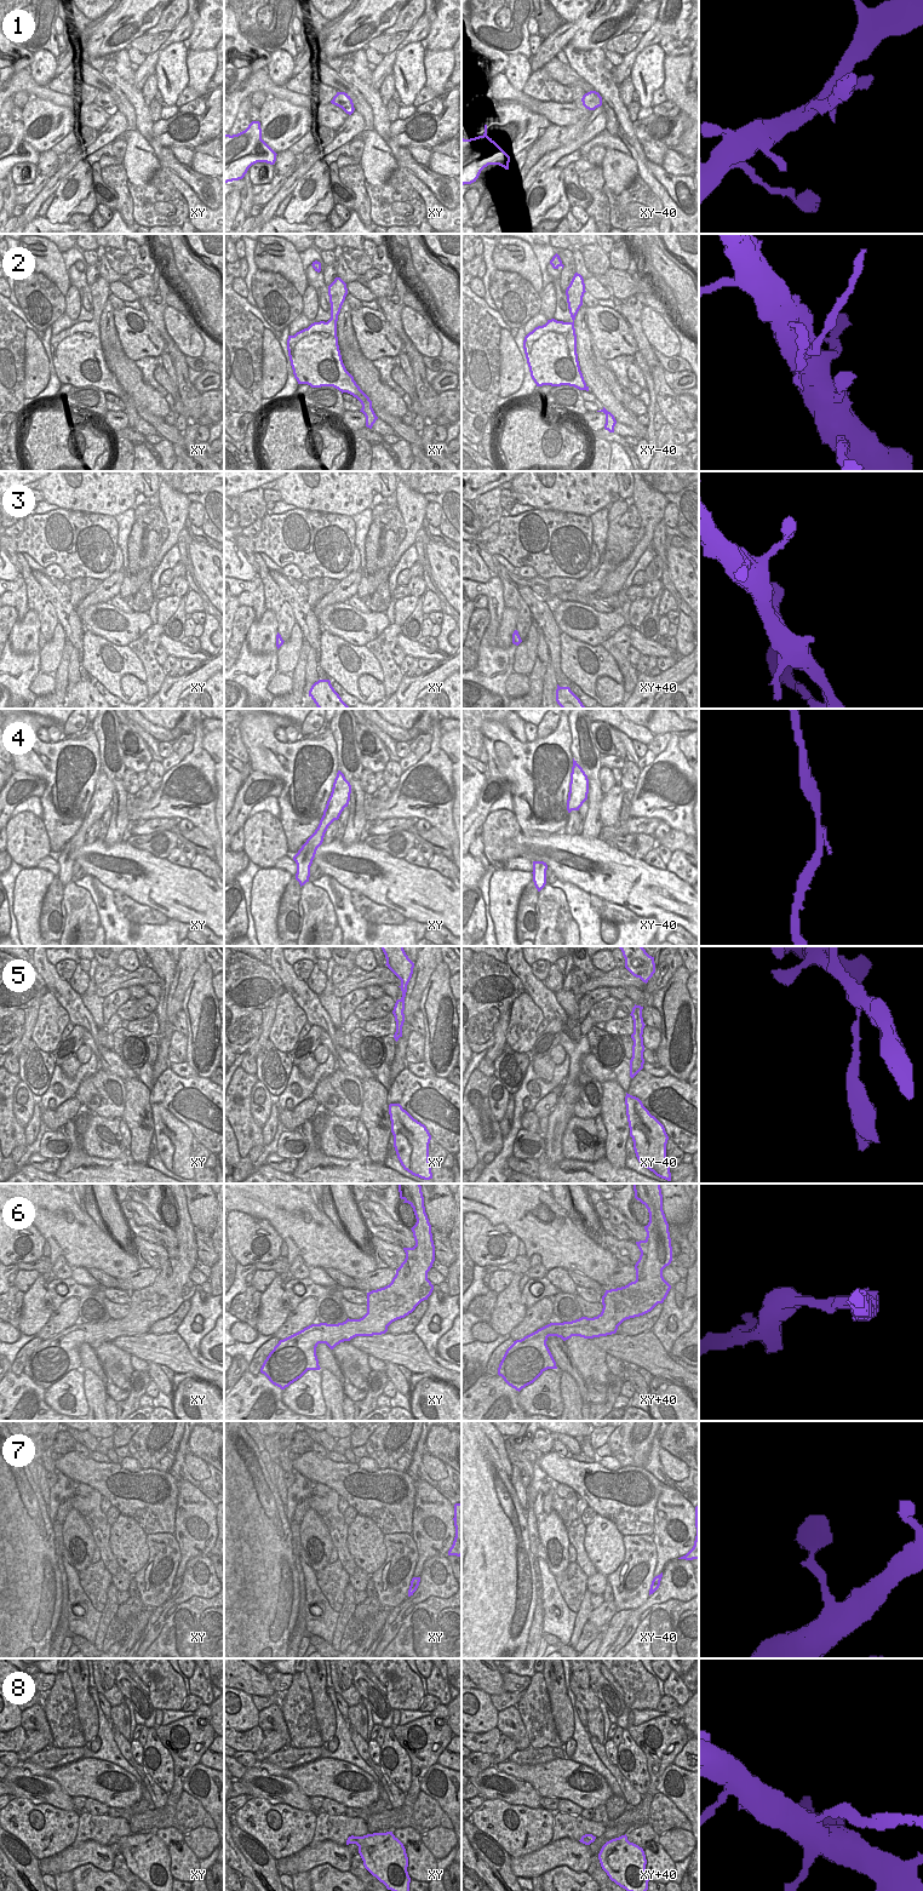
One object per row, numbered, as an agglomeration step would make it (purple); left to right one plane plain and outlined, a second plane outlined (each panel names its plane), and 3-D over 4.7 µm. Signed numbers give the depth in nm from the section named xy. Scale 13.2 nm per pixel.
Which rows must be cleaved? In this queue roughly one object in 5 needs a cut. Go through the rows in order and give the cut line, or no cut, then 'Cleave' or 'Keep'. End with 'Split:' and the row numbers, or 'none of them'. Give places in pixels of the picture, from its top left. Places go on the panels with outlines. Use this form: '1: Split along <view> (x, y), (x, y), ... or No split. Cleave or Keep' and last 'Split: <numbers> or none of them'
1: No split. Keep
2: Split along xy (330, 319), (336, 321). Cleave
3: No split. Keep
4: No split. Keep
5: No split. Keep
6: No split. Keep
7: No split. Keep
8: No split. Keep
Split: 2

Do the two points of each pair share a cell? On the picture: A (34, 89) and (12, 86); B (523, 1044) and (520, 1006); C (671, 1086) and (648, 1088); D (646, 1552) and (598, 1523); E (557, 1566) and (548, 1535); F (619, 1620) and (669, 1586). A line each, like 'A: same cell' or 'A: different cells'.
A: same cell
B: same cell
C: same cell
D: different cells
E: same cell
F: different cells

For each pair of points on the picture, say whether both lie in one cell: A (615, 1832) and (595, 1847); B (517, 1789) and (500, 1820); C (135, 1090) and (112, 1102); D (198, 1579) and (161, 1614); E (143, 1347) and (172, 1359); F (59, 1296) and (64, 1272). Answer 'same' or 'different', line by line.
A: same
B: different
C: different
D: same
E: same
F: different

